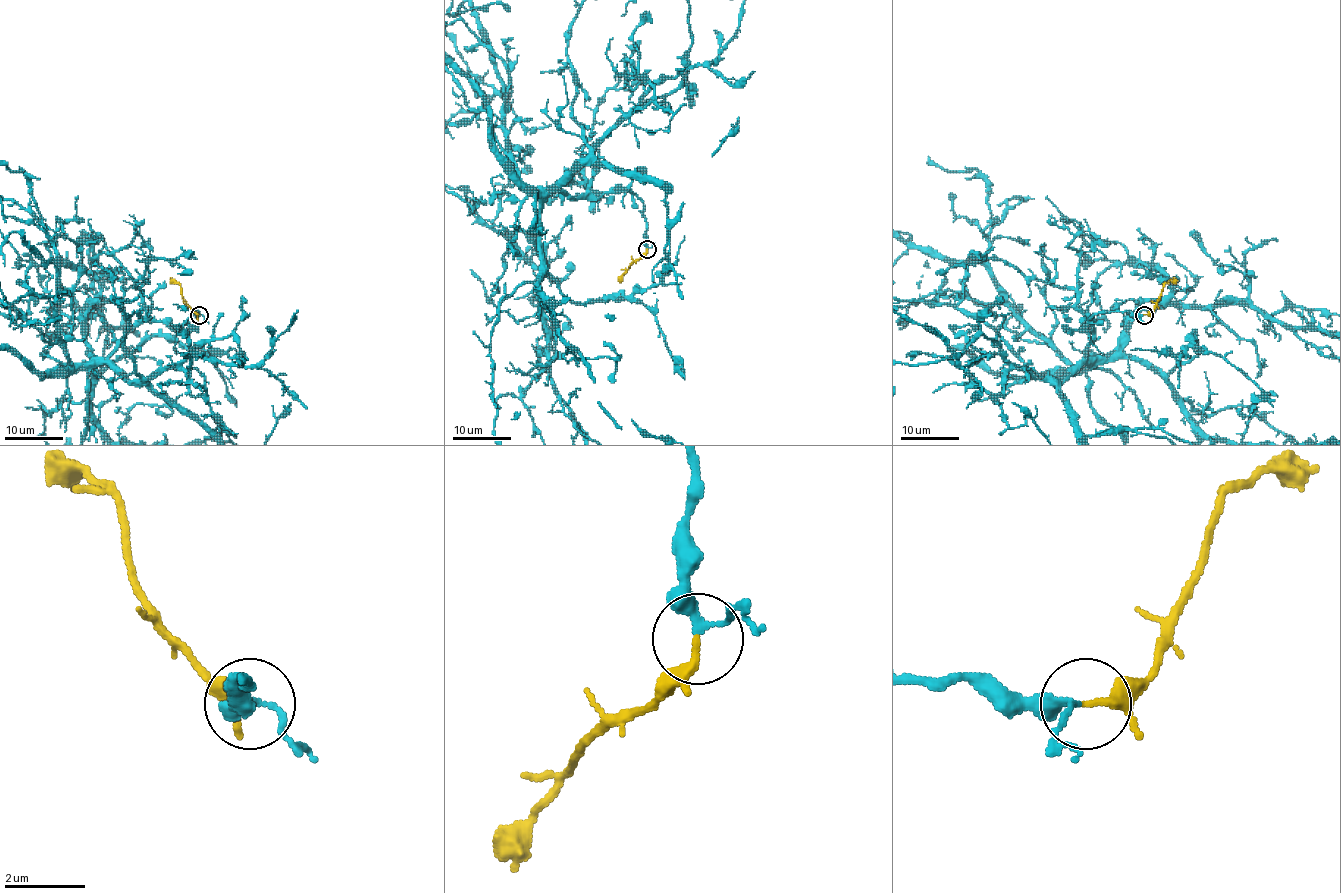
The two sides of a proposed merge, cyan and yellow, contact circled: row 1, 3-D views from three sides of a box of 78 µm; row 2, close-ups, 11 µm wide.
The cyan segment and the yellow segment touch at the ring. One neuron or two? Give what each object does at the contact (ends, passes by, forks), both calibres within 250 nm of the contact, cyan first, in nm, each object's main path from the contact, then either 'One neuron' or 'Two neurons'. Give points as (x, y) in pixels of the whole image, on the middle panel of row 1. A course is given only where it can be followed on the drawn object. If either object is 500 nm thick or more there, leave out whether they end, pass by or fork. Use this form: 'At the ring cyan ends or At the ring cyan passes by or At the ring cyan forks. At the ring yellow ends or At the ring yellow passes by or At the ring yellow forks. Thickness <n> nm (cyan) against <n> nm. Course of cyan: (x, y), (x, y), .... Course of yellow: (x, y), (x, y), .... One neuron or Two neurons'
At the ring cyan passes by. At the ring yellow passes by. Thickness 200 nm (cyan) against 150 nm. Course of yellow: (647, 249), (646, 255), (628, 268), (620, 282). One neuron

